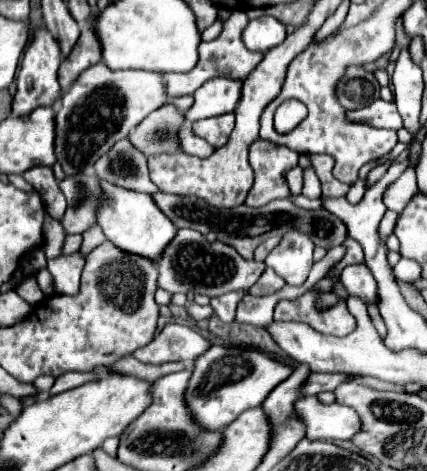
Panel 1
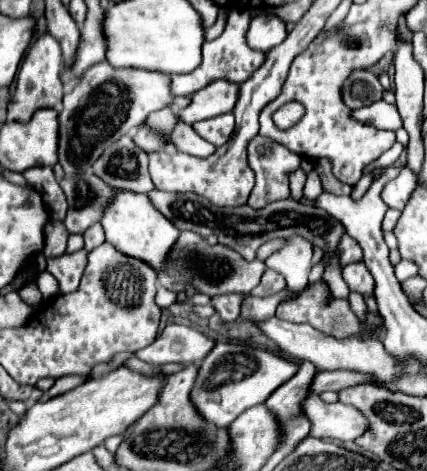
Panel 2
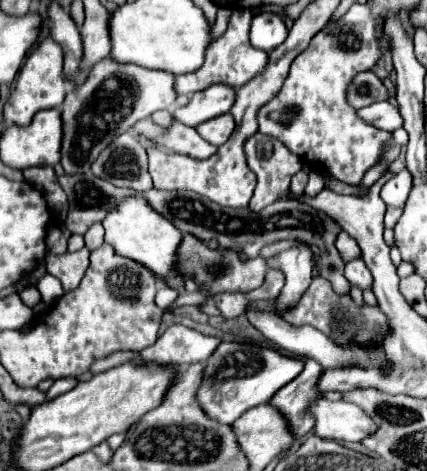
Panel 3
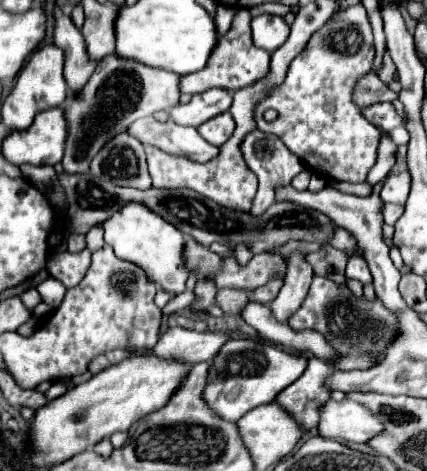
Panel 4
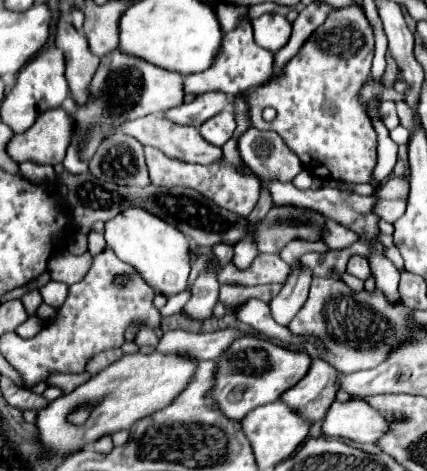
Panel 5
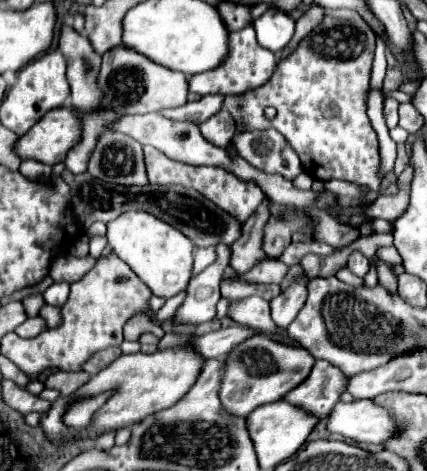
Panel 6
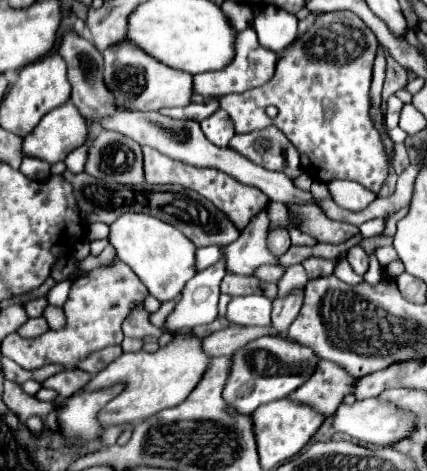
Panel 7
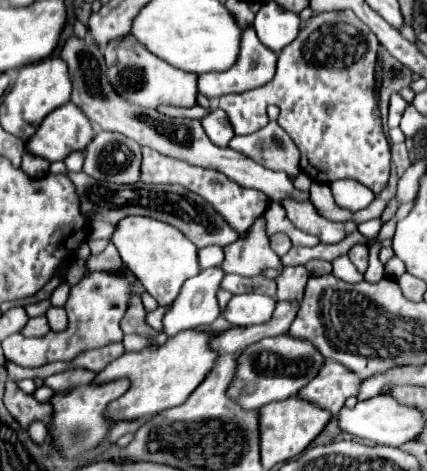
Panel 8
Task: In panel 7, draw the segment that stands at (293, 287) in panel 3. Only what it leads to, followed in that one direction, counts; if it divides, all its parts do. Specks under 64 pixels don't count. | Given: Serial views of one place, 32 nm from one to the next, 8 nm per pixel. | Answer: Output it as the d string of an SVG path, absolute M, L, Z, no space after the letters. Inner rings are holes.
M296 288L296 290L288 292L286 296L276 298L272 302L272 332L270 332L270 336L286 334L288 326L298 316L302 302L304 302L304 290L302 288Z

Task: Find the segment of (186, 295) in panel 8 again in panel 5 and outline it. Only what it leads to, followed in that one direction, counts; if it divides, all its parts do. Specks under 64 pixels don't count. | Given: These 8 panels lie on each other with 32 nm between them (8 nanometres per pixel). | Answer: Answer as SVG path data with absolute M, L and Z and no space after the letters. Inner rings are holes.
M223 242L214 244L212 246L212 252L218 256L218 262L220 264L226 264L232 258L232 246L226 246ZM206 270L202 272L194 286L192 286L192 298L190 302L184 306L184 312L194 318L194 320L206 320L212 316L212 308L218 302L218 290L220 284L216 280L214 270Z

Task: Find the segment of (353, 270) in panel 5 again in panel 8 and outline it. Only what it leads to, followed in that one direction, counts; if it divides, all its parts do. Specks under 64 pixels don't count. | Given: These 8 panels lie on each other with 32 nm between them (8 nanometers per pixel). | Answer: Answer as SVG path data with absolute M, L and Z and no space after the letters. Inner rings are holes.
M364 244L352 246L350 252L348 252L348 258L350 258L350 262L356 266L356 270L360 274L366 272L366 268L368 268L368 248Z

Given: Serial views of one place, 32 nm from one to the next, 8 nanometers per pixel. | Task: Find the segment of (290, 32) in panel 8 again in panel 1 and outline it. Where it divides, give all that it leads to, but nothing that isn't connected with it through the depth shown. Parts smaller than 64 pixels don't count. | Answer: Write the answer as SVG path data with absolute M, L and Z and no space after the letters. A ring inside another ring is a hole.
M272 16L250 20L242 32L242 40L252 52L268 52L286 40L286 28Z

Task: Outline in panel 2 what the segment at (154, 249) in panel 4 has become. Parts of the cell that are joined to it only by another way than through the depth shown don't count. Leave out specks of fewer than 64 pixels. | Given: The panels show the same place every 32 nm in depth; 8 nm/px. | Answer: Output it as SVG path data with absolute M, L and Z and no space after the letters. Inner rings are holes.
M126 190L114 192L114 200L112 204L106 206L100 224L106 232L106 242L110 242L116 250L124 252L126 256L146 260L156 270L162 268L164 260L168 258L168 248L172 248L172 244L176 242L176 236L180 234L180 230L176 230L162 212L152 208L152 202L146 194L126 192Z

